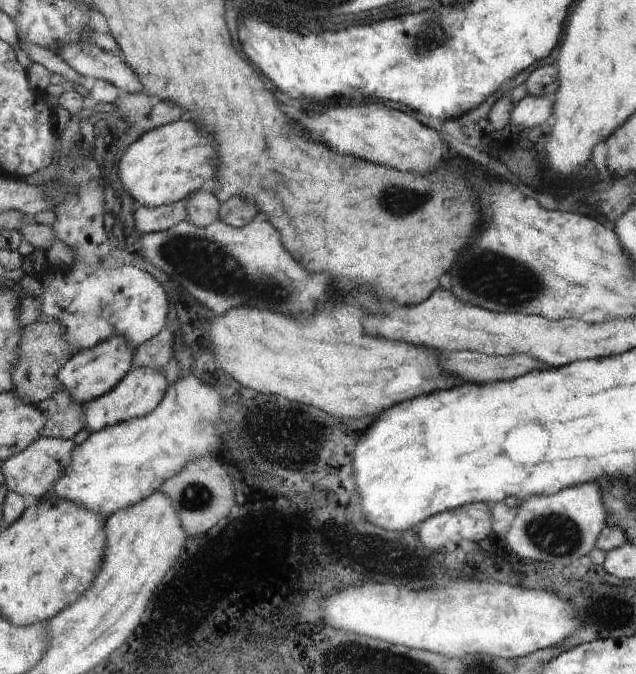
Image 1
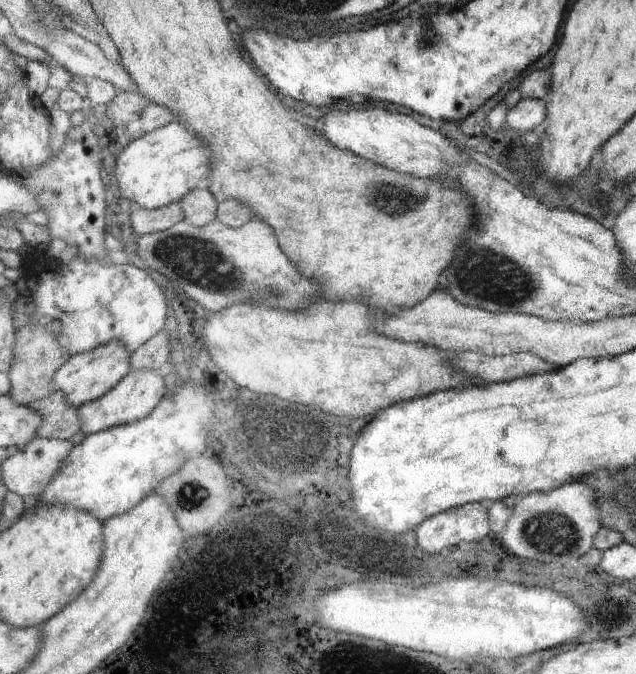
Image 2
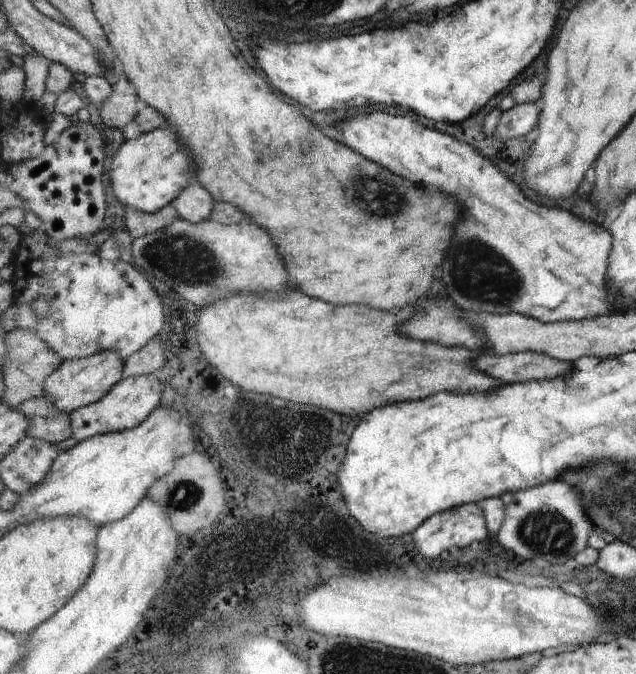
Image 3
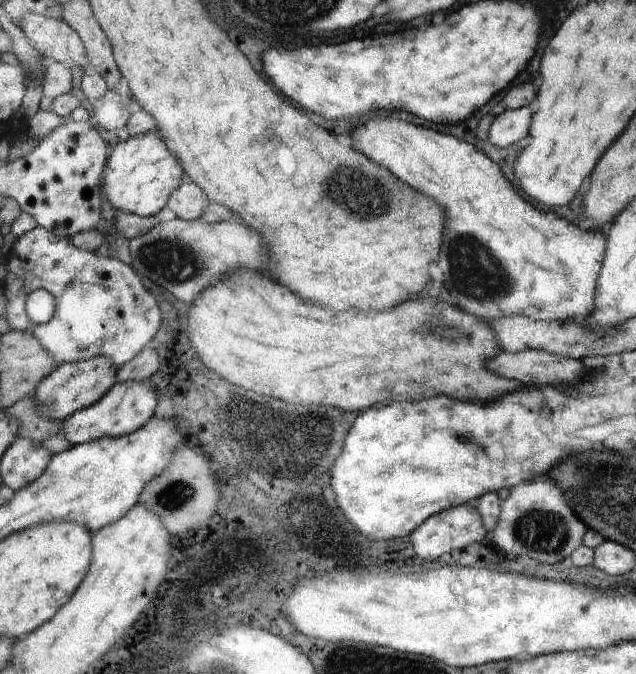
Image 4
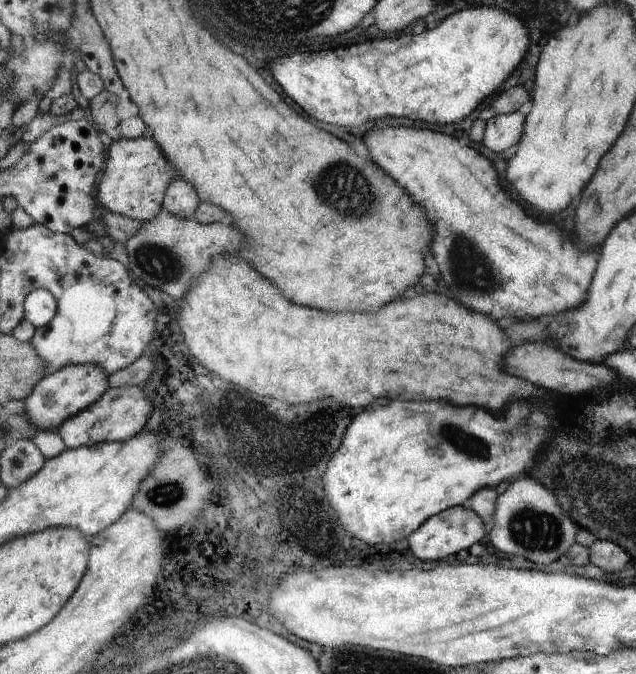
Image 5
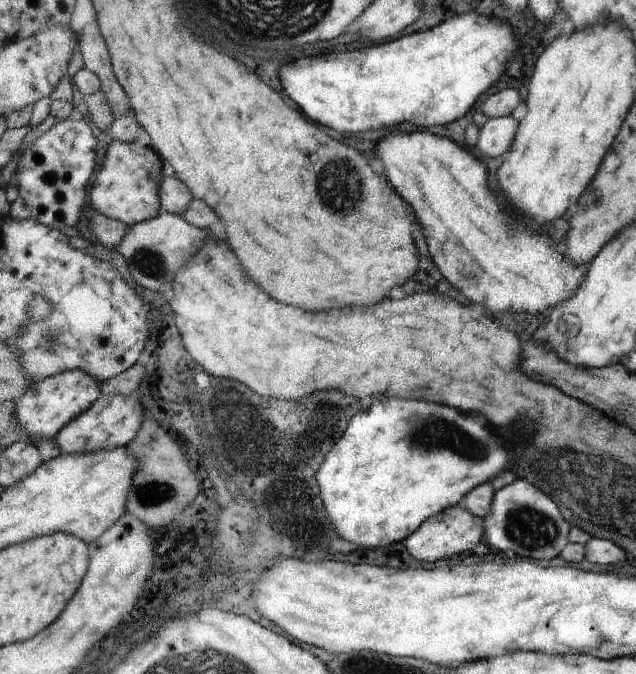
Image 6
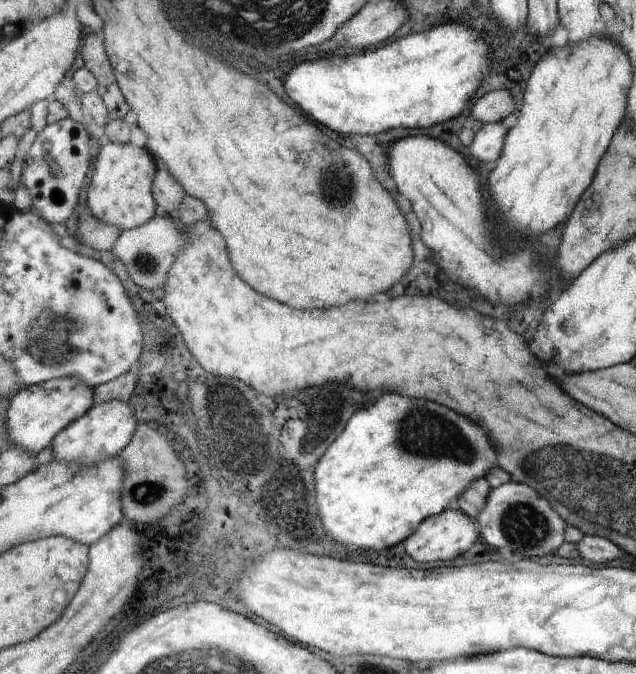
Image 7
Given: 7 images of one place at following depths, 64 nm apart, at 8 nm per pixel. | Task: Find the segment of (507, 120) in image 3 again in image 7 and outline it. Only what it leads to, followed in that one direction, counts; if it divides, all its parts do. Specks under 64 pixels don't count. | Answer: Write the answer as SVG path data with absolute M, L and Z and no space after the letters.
M501 122L483 125L474 135L474 142L468 147L472 160L494 162L498 160L505 148L508 128Z

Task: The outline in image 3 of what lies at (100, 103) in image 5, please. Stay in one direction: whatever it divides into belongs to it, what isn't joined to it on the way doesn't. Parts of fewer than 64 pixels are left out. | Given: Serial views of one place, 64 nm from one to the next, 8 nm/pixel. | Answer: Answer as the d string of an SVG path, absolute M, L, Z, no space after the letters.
M115 91L106 104L101 105L102 122L112 128L126 128L132 121L138 118L138 96L136 94L124 94Z

